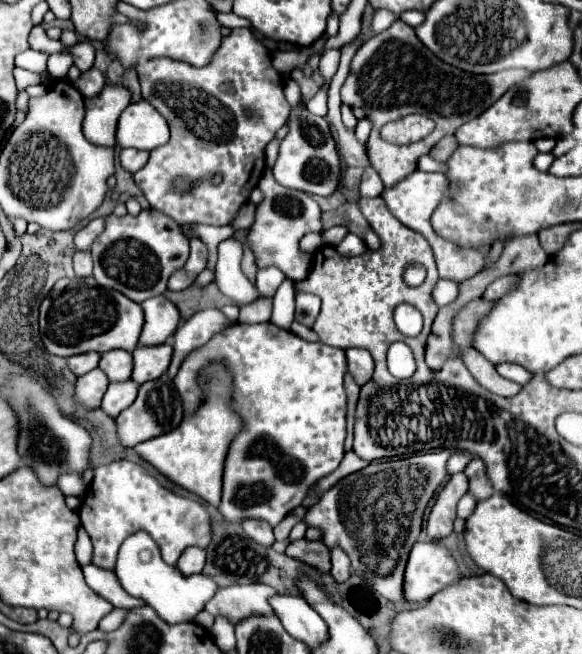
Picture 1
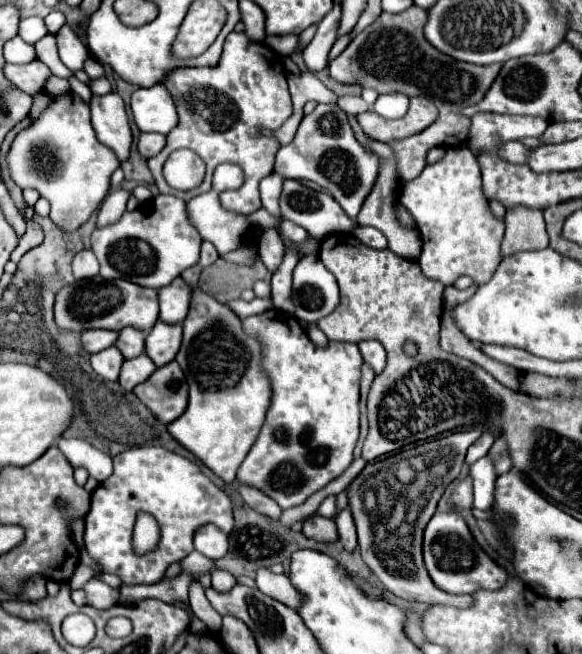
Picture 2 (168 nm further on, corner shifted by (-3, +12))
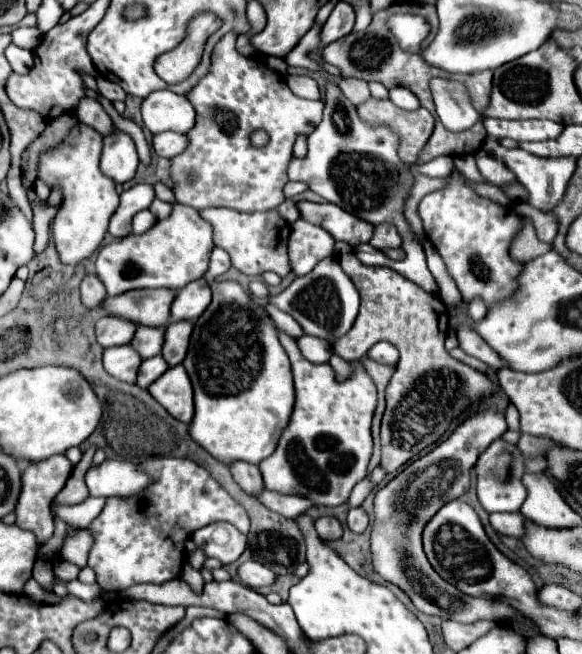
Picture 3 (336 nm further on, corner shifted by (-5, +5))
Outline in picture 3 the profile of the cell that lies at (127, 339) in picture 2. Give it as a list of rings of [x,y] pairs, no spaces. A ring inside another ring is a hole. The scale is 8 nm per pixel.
[[[138,327],[132,347],[142,355],[142,359],[150,359],[160,355],[162,351],[162,335],[166,327]]]

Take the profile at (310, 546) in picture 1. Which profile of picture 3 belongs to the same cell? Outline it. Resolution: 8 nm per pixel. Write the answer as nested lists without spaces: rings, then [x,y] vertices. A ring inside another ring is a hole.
[[[320,517],[316,521],[316,531],[318,531],[318,535],[322,535],[324,541],[336,541],[342,537],[344,527],[336,517]]]

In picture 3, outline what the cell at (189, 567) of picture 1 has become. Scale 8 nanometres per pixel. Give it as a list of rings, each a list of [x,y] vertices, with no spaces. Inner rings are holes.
[[[212,523],[194,531],[192,541],[204,549],[208,557],[220,559],[224,565],[236,561],[246,549],[246,535],[230,523]]]

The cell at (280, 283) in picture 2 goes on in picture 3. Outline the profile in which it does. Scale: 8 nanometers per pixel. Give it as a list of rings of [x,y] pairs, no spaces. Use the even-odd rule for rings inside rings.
[[[300,219],[292,223],[288,253],[292,271],[296,275],[306,275],[318,261],[334,255],[334,237],[326,229]]]

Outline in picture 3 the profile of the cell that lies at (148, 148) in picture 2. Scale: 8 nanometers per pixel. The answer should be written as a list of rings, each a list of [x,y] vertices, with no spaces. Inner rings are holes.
[[[158,133],[154,135],[154,151],[160,157],[172,159],[176,155],[180,155],[184,151],[184,147],[188,145],[188,137],[182,133]]]

